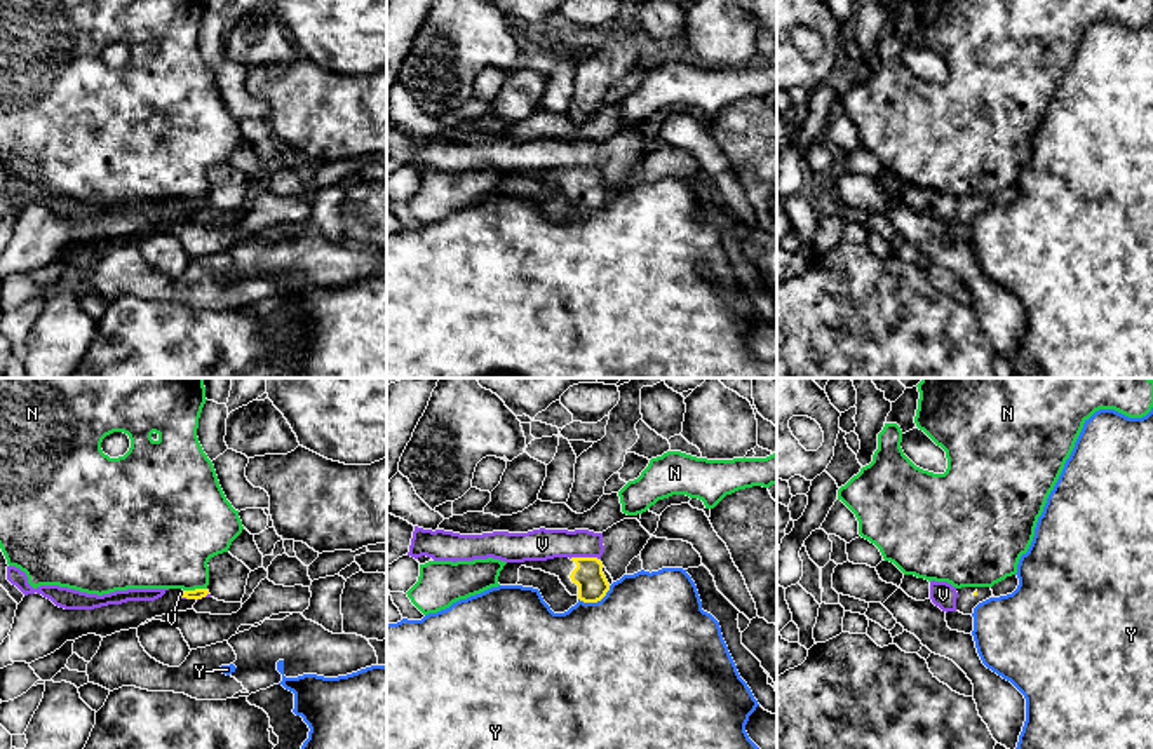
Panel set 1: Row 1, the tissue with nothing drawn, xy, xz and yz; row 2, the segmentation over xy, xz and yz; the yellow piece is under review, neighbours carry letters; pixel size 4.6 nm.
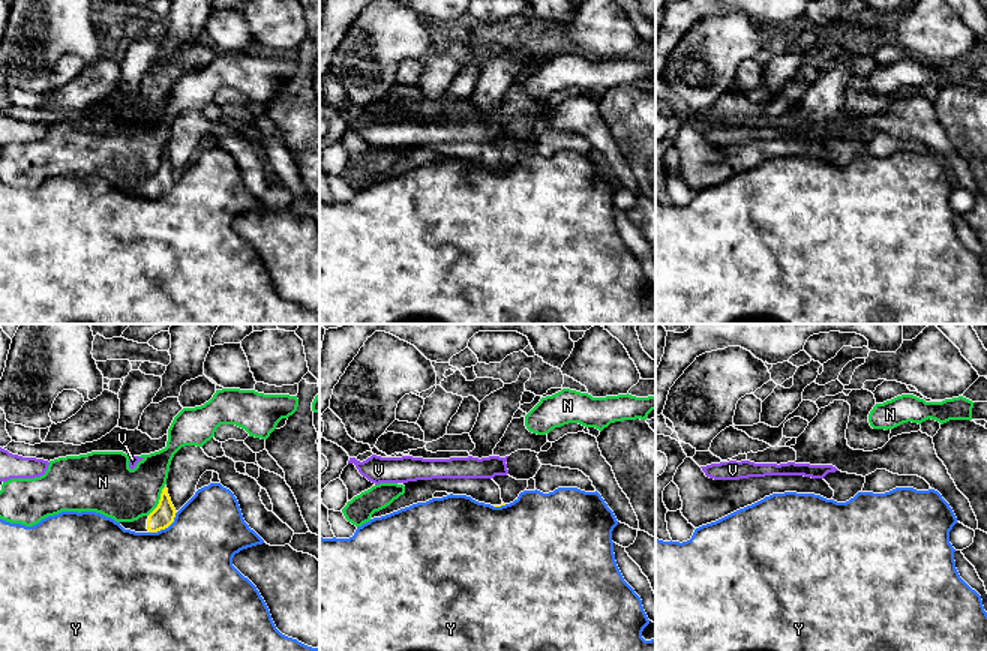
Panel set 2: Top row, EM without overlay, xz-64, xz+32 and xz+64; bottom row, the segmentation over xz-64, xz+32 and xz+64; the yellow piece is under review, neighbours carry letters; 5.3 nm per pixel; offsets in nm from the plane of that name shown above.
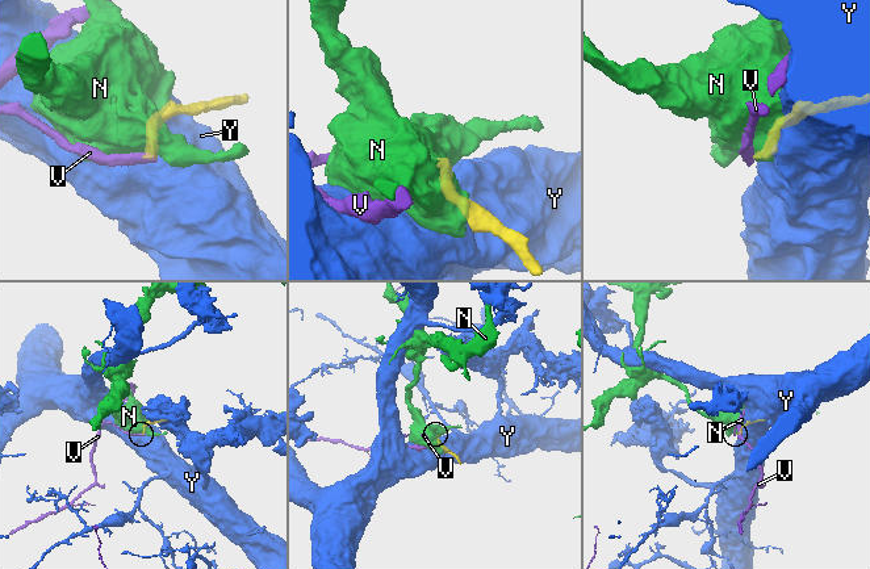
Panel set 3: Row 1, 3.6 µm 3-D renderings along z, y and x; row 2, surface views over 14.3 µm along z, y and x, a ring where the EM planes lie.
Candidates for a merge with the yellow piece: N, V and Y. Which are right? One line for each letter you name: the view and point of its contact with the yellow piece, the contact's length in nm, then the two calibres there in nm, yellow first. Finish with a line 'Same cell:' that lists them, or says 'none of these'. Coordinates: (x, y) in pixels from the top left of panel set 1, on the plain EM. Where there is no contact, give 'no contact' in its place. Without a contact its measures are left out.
Same cell: none of these

